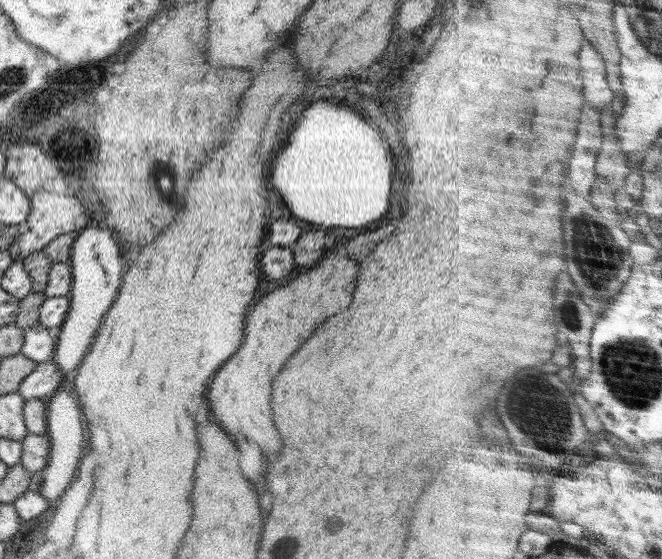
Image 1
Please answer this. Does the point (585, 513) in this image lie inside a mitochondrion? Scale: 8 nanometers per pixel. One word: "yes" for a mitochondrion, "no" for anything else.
no

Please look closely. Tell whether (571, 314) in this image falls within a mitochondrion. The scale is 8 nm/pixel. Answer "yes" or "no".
yes

